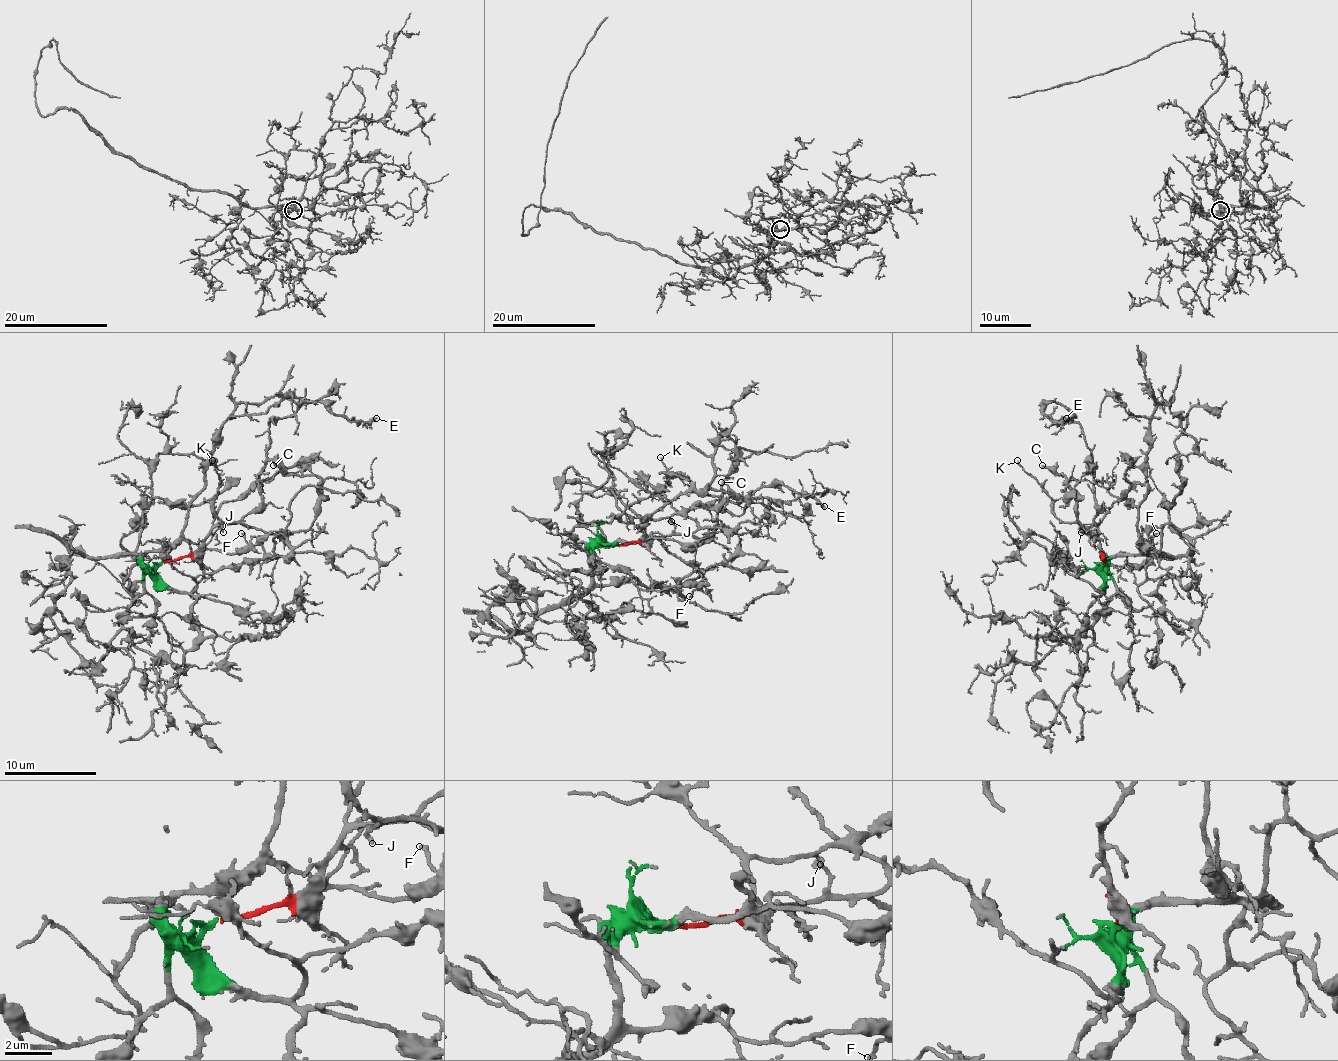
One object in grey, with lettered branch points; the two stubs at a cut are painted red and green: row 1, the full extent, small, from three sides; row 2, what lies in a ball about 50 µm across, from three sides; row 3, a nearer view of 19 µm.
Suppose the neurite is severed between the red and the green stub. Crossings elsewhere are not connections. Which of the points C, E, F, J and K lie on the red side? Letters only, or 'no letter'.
C, E, J, K

